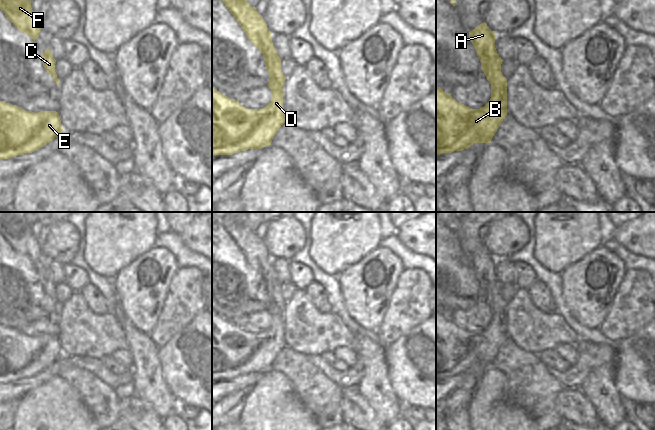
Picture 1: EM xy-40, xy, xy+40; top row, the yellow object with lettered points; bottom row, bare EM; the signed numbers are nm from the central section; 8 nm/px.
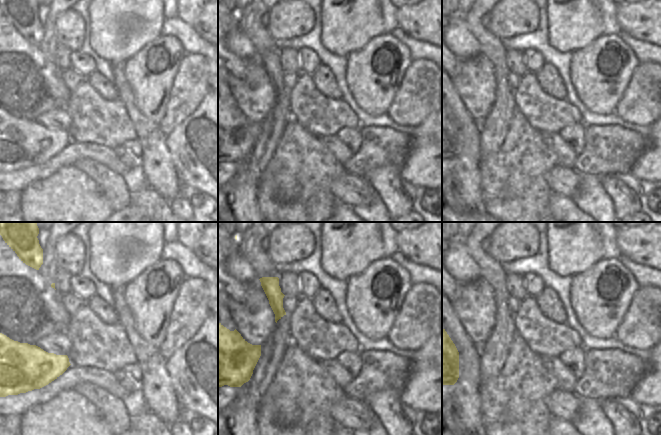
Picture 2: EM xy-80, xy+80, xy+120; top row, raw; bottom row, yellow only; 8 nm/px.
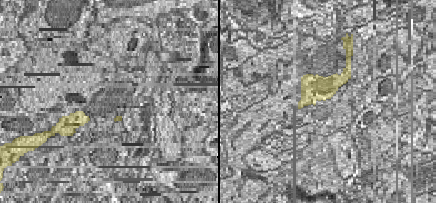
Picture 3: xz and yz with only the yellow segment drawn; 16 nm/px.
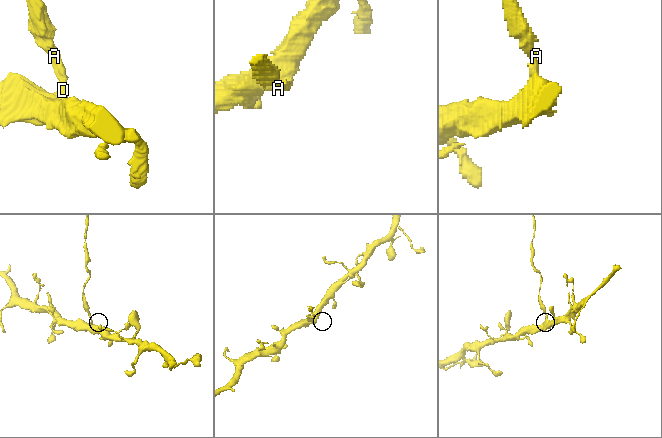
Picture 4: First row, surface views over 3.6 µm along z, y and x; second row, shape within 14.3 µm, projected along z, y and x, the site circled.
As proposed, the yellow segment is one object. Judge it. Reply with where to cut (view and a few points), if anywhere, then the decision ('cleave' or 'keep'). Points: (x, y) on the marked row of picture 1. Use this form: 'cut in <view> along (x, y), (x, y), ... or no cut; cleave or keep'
cut in xy+40 along (506, 88), (503, 90), (491, 89); cleave

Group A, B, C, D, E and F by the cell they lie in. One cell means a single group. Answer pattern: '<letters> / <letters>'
A C F / B D E

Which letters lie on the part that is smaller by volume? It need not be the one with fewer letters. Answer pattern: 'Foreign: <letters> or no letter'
Foreign: A, C, F

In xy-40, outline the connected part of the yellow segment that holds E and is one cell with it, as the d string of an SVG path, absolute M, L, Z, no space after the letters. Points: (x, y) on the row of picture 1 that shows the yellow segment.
M0 101L0 159L32 153L63 132L59 113L34 113Z

